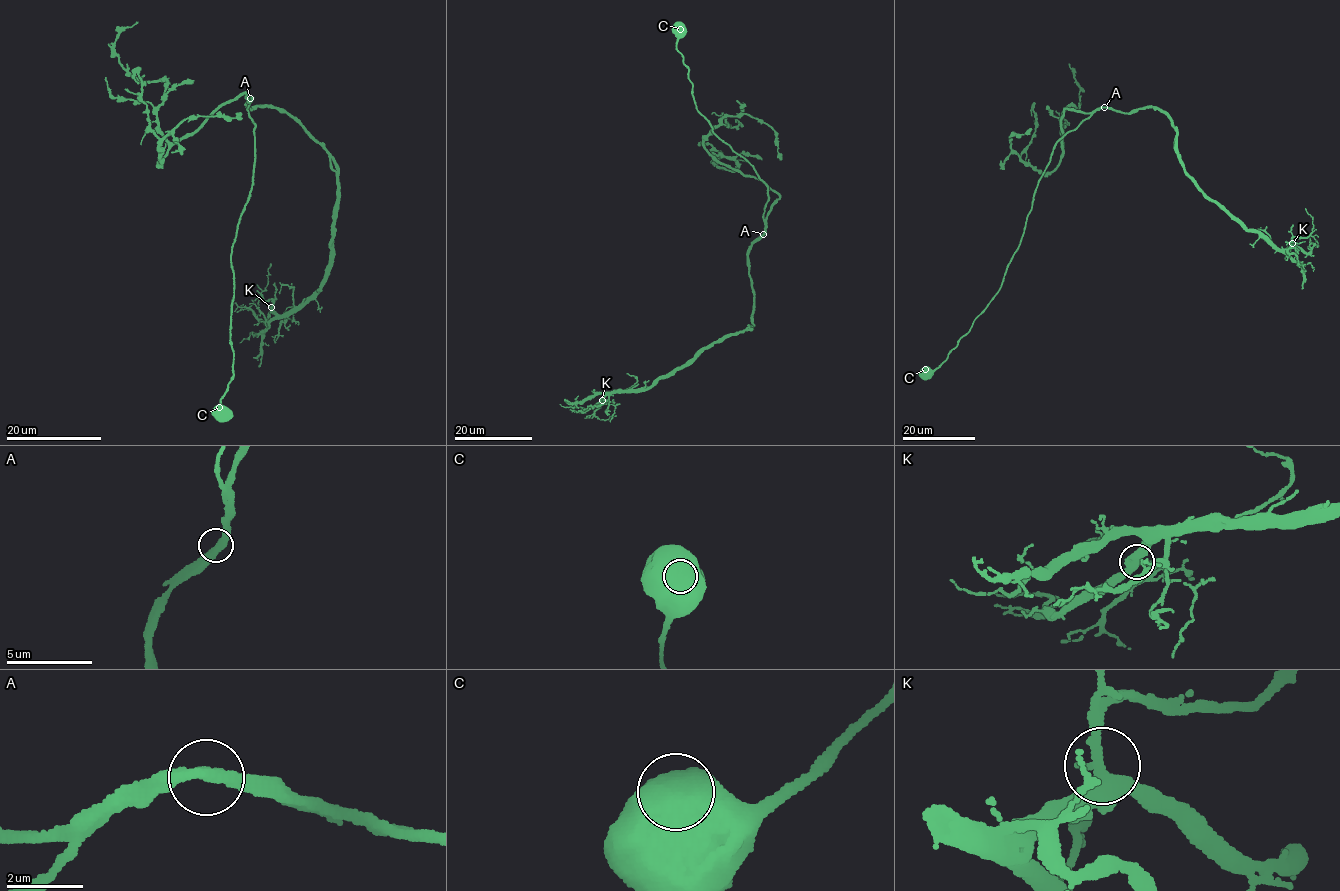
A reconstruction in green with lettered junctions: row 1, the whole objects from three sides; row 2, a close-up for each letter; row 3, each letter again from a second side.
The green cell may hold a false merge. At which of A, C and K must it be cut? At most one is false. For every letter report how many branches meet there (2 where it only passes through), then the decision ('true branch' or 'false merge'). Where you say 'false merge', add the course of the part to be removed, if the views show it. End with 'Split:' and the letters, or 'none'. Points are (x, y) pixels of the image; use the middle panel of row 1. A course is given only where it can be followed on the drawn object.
A: branches 2; true branch
C: branches 2; true branch
K: branches 3; true branch
Split: none

